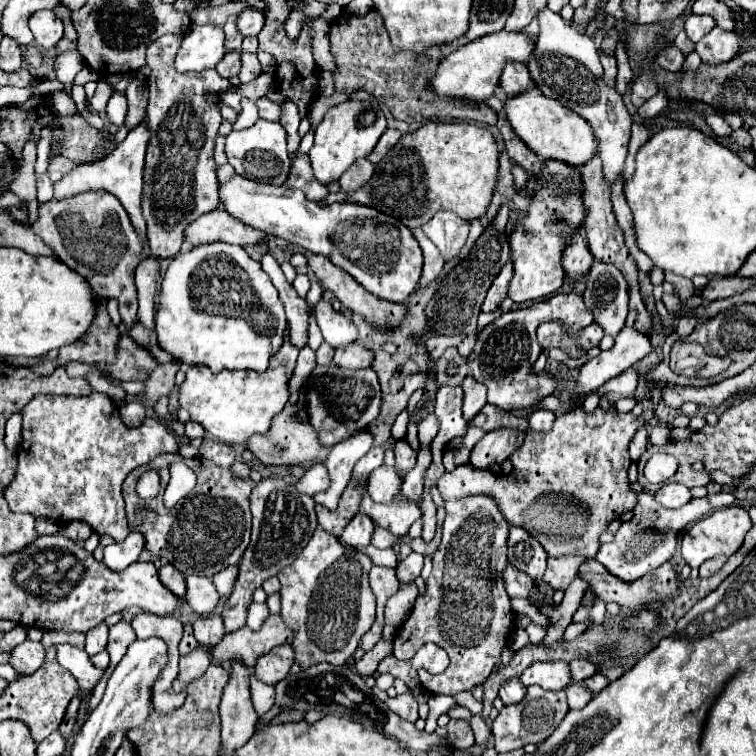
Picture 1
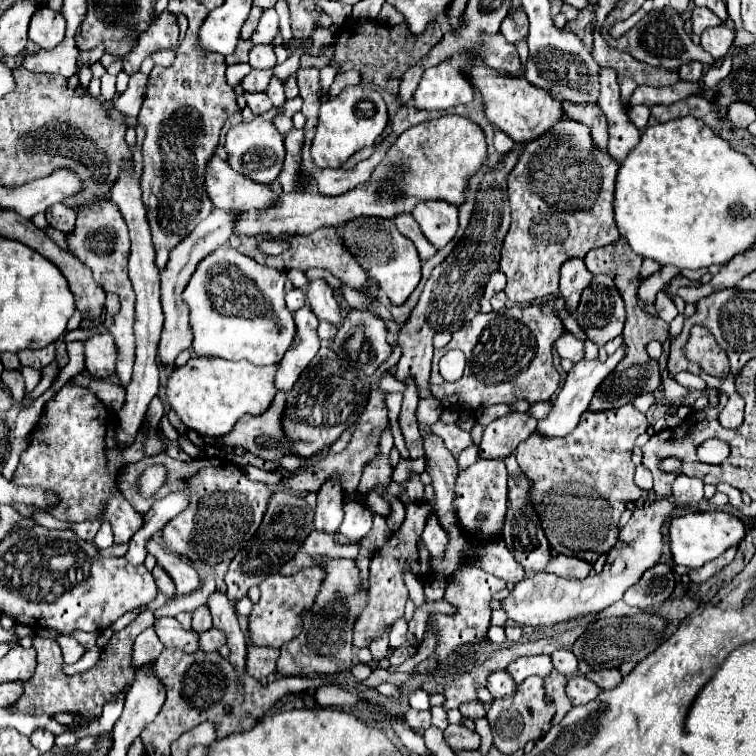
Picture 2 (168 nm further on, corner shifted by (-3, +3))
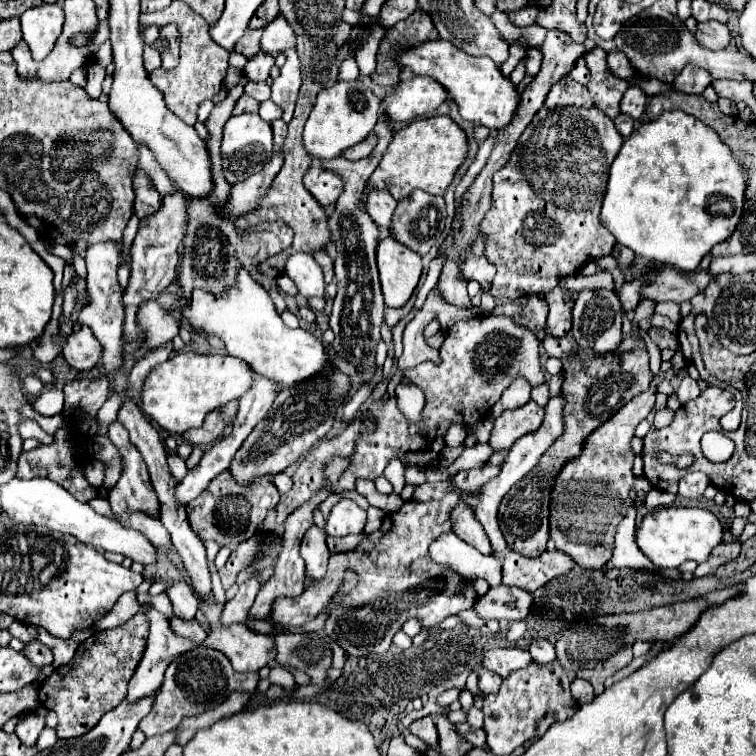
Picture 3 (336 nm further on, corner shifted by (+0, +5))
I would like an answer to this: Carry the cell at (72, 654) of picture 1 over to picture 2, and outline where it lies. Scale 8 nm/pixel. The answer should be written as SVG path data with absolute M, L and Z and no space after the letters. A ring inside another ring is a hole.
M57 635L55 637L55 641L59 643L59 647L61 647L61 653L63 653L63 659L65 659L65 663L75 663L75 661L79 661L79 657L81 657L81 645L71 637L71 635Z

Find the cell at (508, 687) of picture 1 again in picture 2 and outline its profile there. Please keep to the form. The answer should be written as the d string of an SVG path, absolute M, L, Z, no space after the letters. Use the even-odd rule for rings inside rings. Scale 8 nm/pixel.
M493 671L489 677L487 677L487 685L489 693L493 695L493 699L497 697L511 697L515 695L515 681L511 679L511 675L507 675L507 671Z

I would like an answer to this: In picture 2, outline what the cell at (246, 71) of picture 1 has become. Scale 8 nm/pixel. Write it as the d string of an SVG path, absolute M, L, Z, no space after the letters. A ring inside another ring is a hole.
M253 69L253 71L251 71L251 73L241 81L241 85L243 85L243 89L245 89L247 93L265 91L265 89L267 89L267 85L269 85L271 75L273 75L273 71L271 71L271 69L265 69L265 71Z

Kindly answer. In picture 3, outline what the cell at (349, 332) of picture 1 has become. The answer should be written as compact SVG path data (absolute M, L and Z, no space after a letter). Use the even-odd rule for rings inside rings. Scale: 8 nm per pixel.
M308 253L290 255L286 261L286 275L292 277L300 295L304 295L306 299L310 299L310 297L326 299L328 297L324 273L312 255L308 255Z

